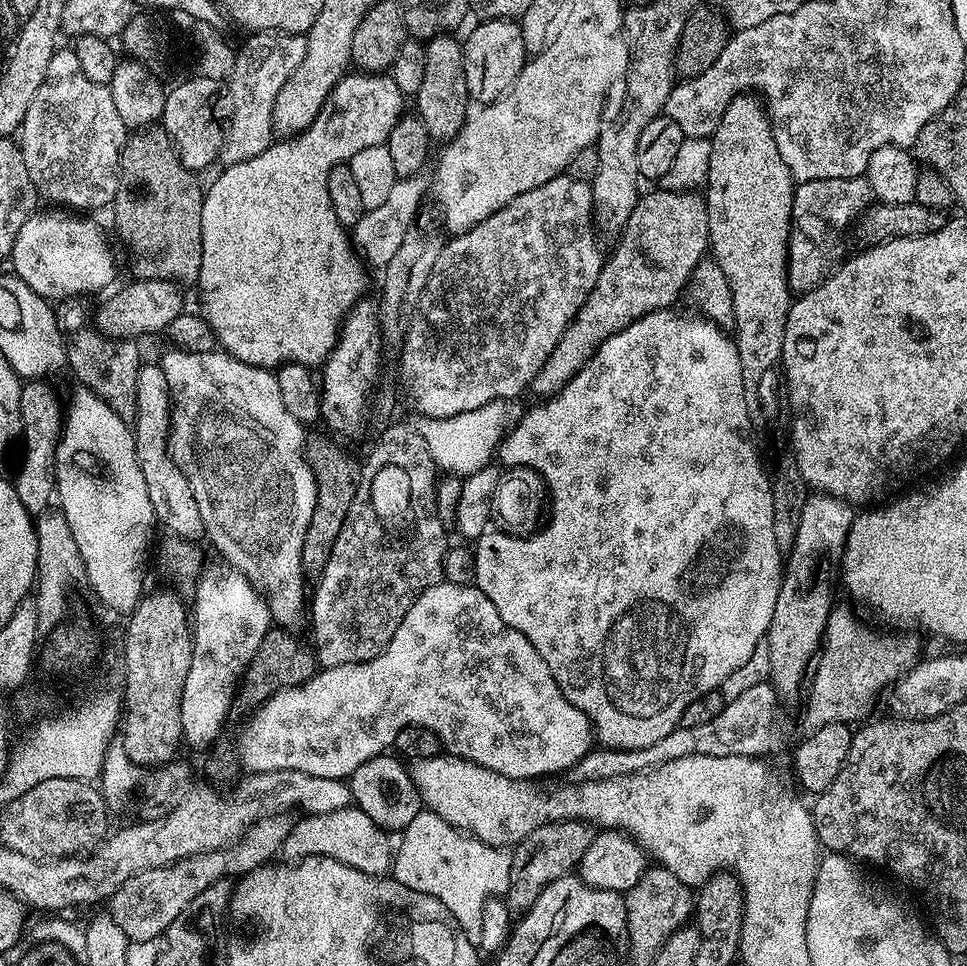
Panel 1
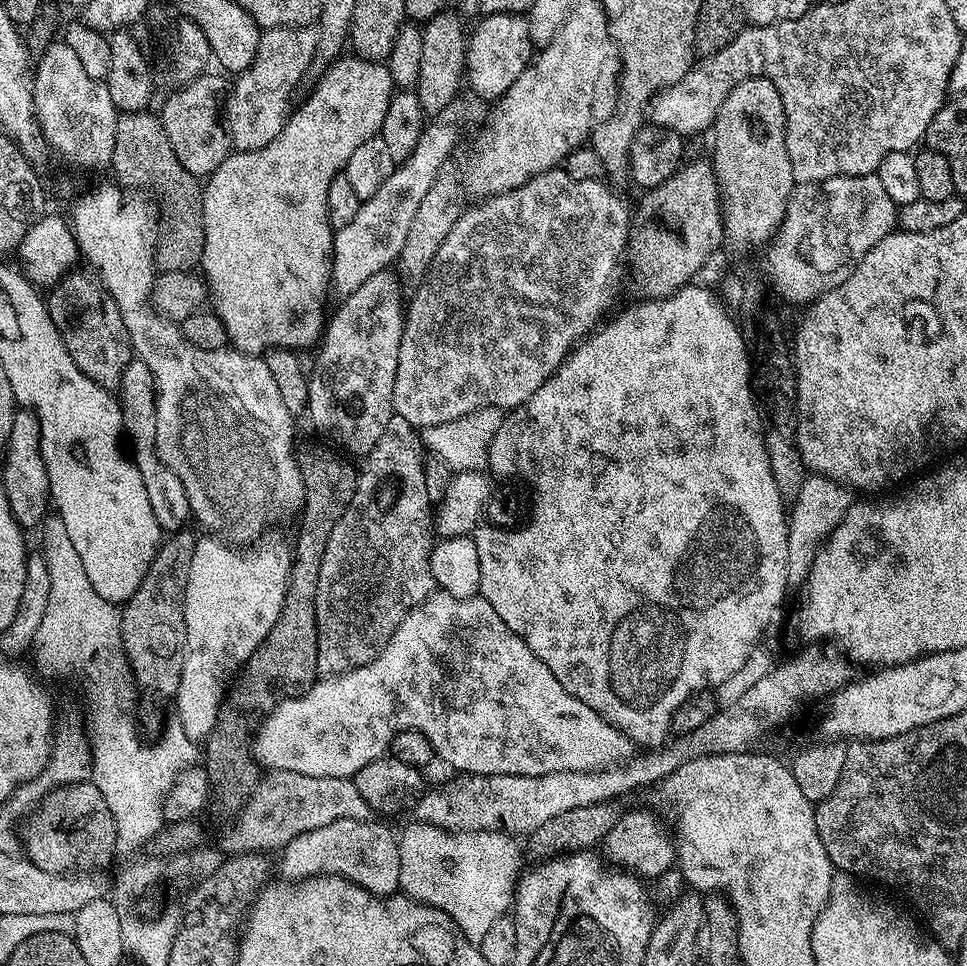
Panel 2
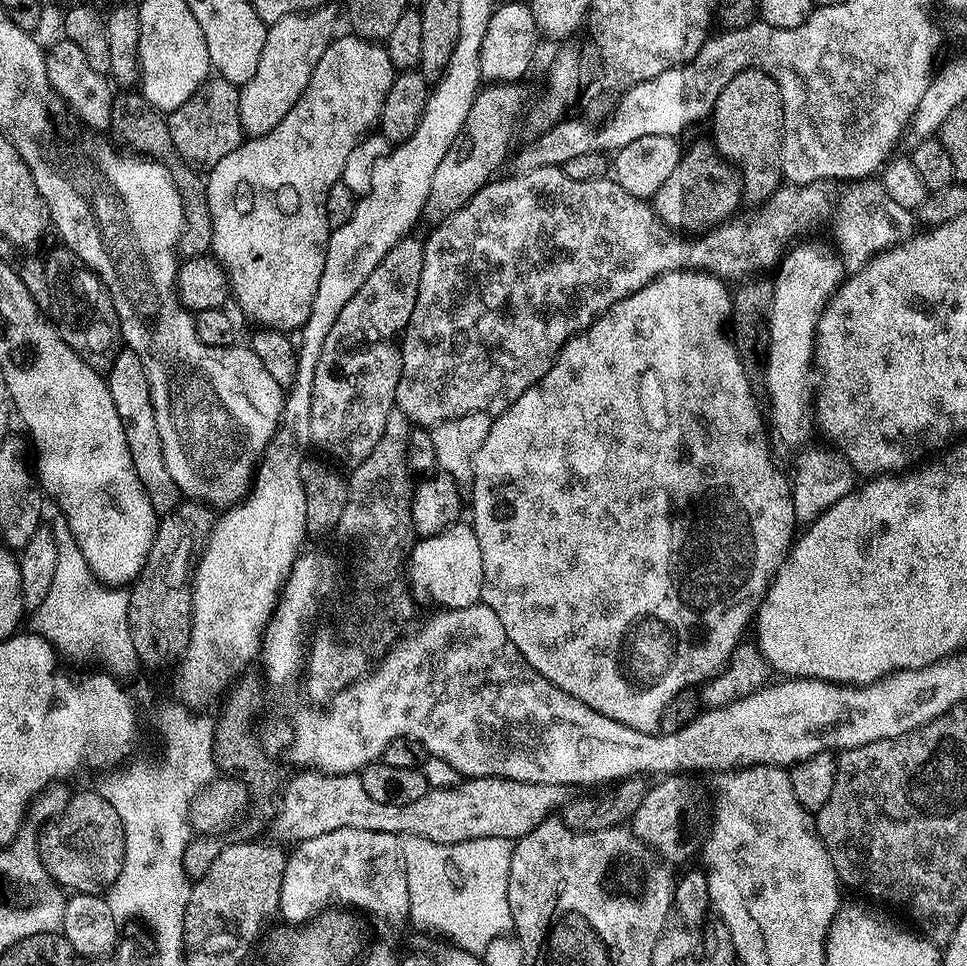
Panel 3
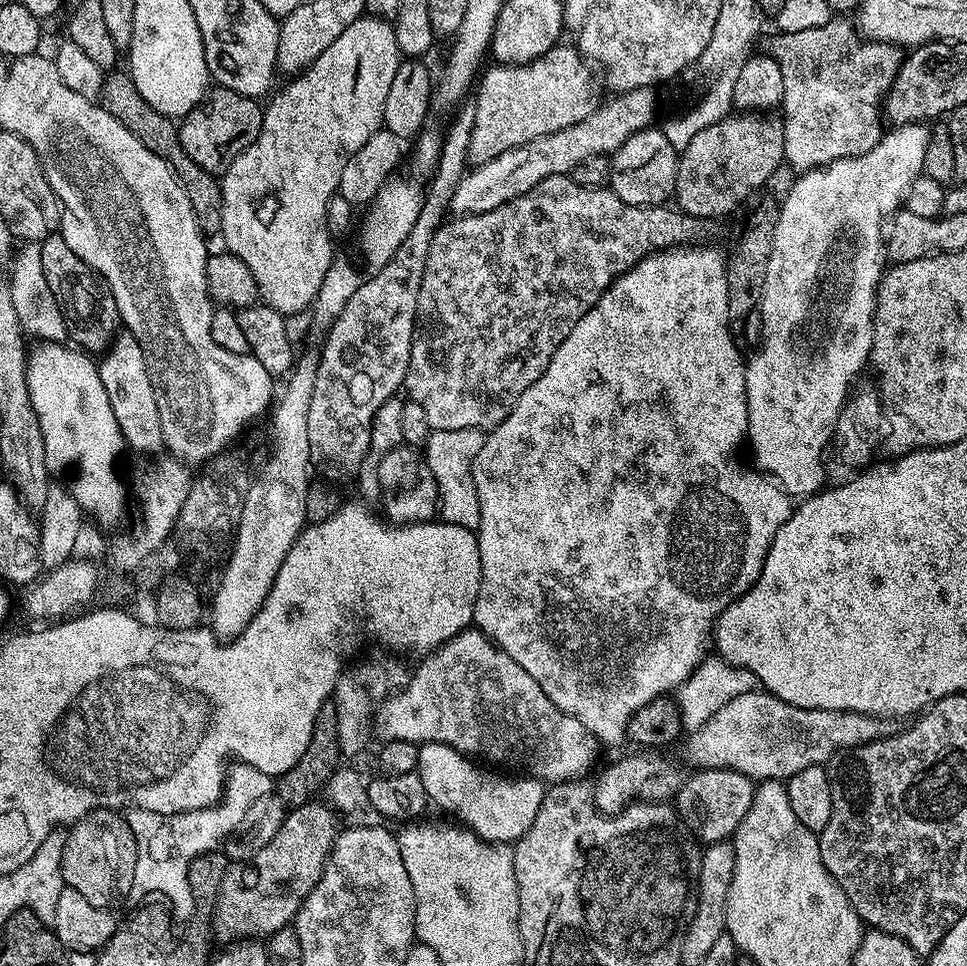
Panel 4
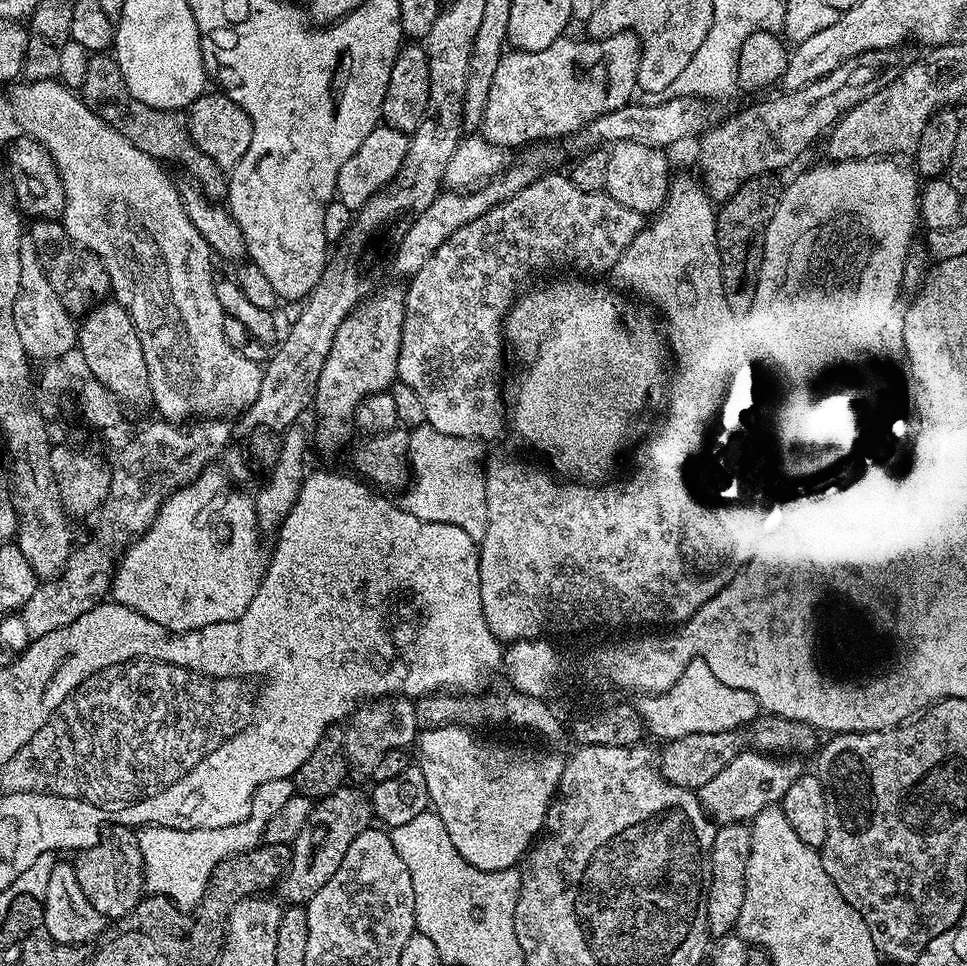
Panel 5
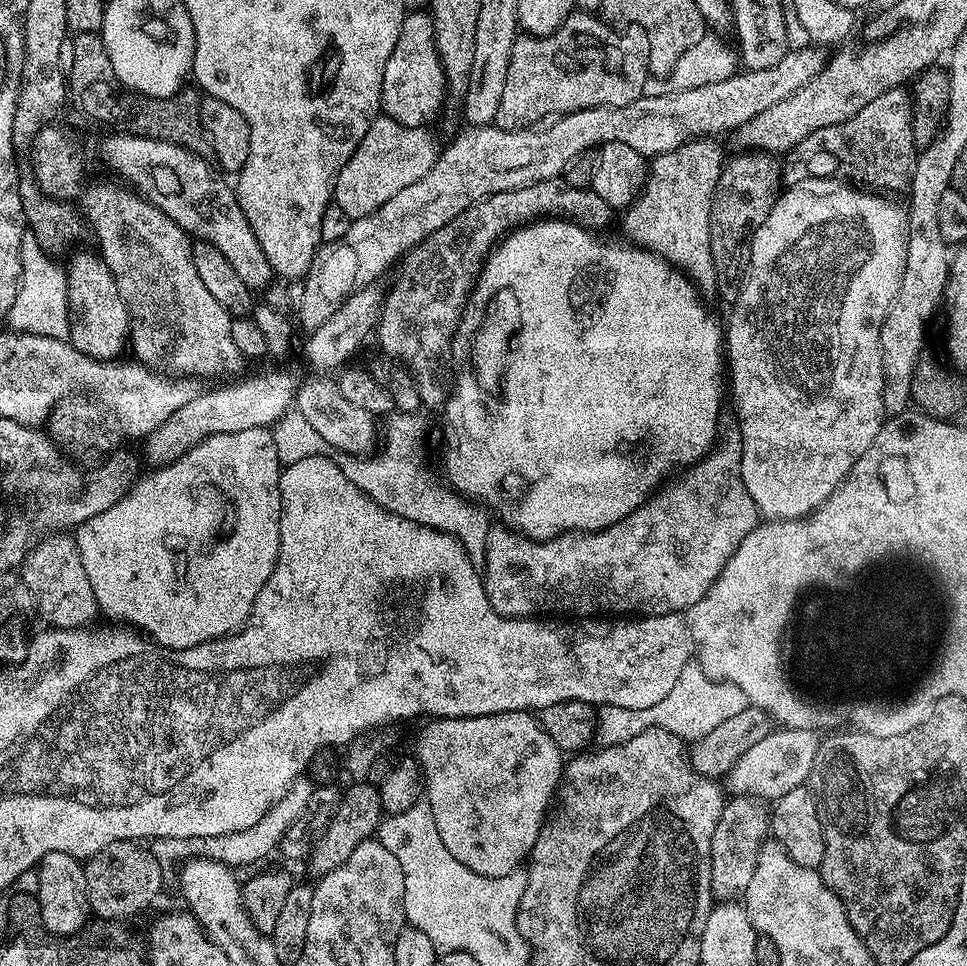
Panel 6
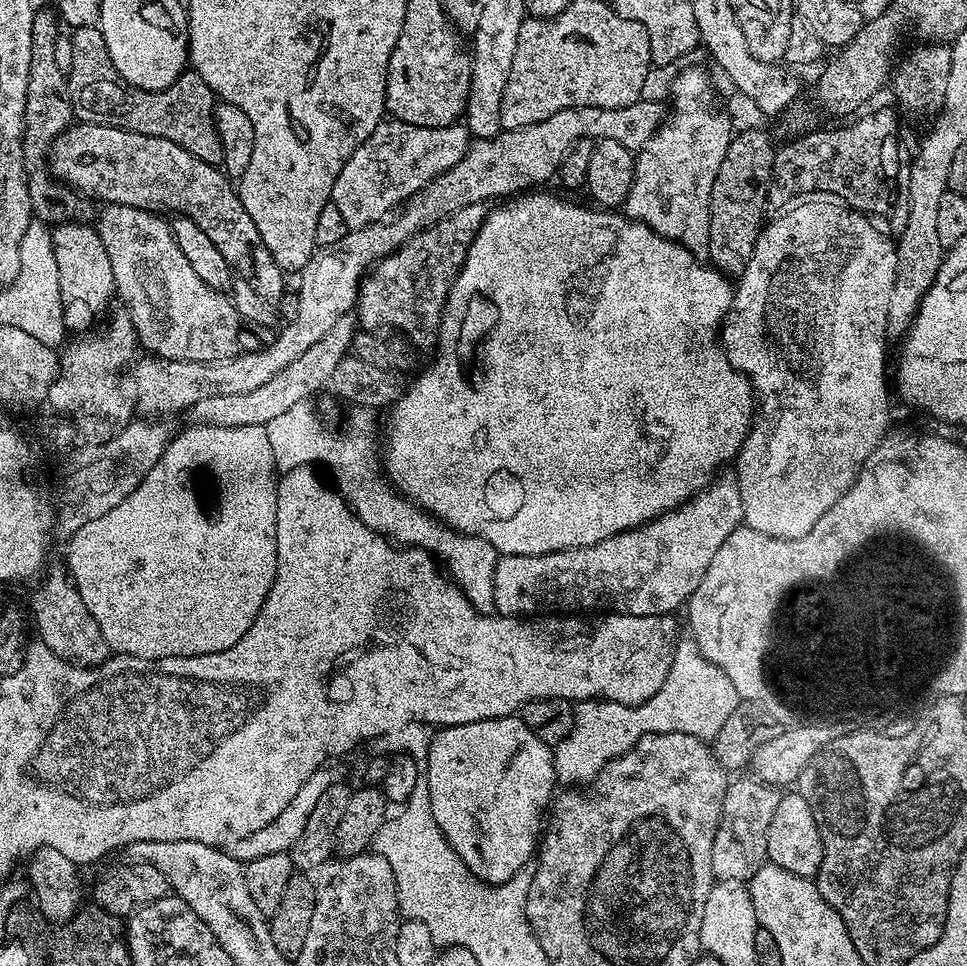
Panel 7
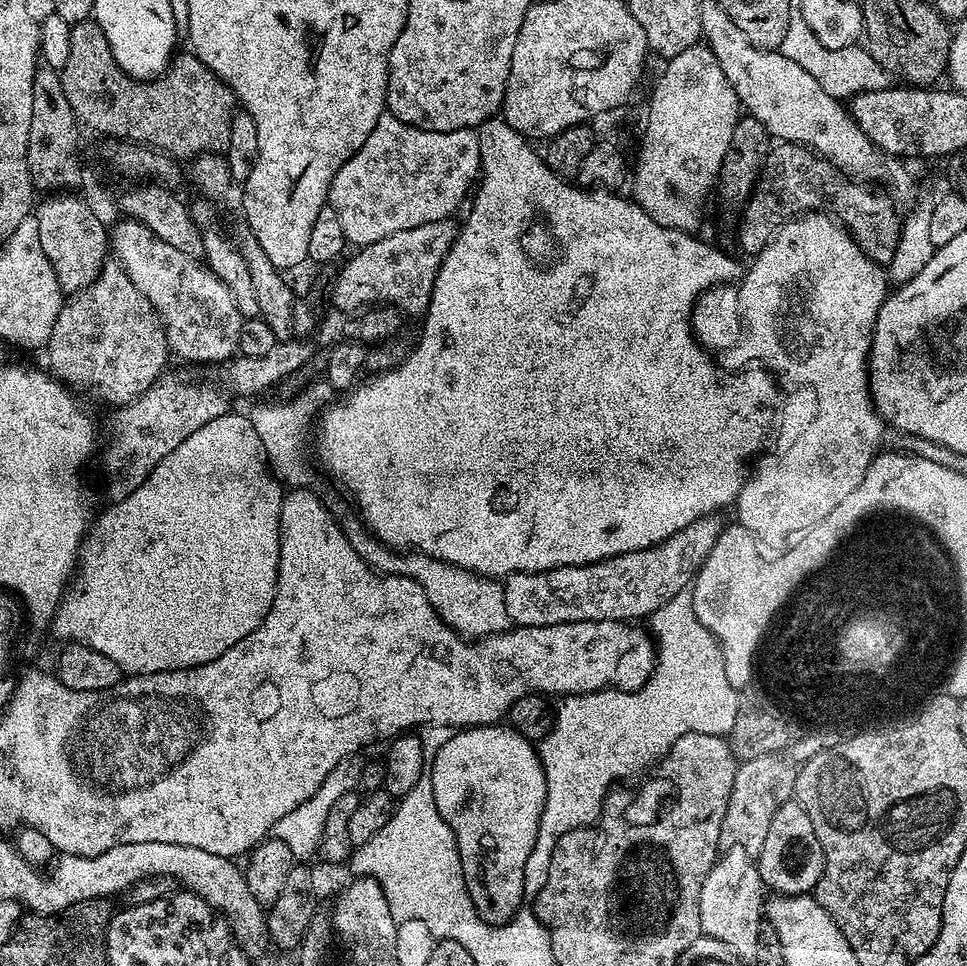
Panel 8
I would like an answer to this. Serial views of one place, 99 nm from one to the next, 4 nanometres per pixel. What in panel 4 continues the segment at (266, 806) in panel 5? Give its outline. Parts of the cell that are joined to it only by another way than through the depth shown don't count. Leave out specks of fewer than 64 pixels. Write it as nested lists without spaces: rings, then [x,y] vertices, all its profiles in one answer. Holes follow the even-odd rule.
[[[236,762],[227,769],[224,794],[219,804],[189,812],[175,812],[169,816],[132,808],[126,819],[136,843],[133,893],[141,892],[148,896],[157,892],[168,899],[167,907],[177,921],[190,919],[196,912],[198,896],[194,884],[187,878],[188,864],[198,855],[217,851],[225,843],[224,835],[232,831],[235,833],[247,821],[252,803],[258,798],[273,795],[273,792],[274,777],[249,764]]]

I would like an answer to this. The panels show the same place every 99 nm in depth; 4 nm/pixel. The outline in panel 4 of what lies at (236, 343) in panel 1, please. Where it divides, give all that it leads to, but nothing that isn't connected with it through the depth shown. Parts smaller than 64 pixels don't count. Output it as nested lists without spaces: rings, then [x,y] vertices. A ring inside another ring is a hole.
[[[371,14],[361,16],[350,26],[346,26],[346,30],[342,30],[342,35],[339,38],[334,38],[334,42],[330,42],[330,46],[326,46],[326,50],[322,50],[322,54],[318,54],[318,58],[310,67],[293,75],[289,79],[292,81],[269,104],[266,104],[262,130],[258,130],[258,138],[254,138],[254,142],[250,146],[246,146],[246,150],[240,152],[238,158],[234,158],[234,162],[222,174],[220,185],[222,222],[219,235],[224,236],[223,247],[227,251],[233,252],[238,258],[242,258],[242,262],[246,262],[246,266],[250,268],[250,274],[254,276],[254,282],[258,284],[260,300],[268,307],[281,312],[286,318],[292,318],[295,312],[307,313],[311,309],[314,298],[322,286],[322,278],[326,278],[326,270],[330,270],[334,259],[334,253],[332,253],[334,237],[328,231],[326,206],[330,202],[330,198],[337,195],[342,170],[346,166],[346,162],[350,162],[356,149],[364,146],[367,139],[382,126],[382,110],[386,106],[386,90],[388,84],[394,82],[394,73],[397,72],[401,59],[398,42],[394,42],[394,30],[391,23],[387,19],[377,18]]]

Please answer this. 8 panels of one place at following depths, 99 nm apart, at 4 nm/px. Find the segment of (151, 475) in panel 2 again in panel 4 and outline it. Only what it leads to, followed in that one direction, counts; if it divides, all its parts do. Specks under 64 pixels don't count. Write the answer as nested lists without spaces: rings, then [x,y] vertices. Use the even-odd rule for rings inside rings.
[[[121,331],[107,352],[99,357],[98,367],[106,398],[110,398],[114,410],[114,422],[118,422],[125,445],[136,452],[159,453],[164,448],[162,418],[158,414],[158,398],[154,398],[154,385],[150,382],[150,370],[146,370],[142,346],[138,346],[128,331]]]

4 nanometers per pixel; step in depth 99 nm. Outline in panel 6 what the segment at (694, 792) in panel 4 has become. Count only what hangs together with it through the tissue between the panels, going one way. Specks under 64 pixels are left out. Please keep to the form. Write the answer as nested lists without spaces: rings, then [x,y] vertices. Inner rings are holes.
[[[777,727],[762,742],[750,746],[726,777],[727,791],[732,796],[755,796],[757,800],[775,802],[795,788],[807,785],[808,775],[814,766],[814,754],[818,754],[821,737],[813,730]]]

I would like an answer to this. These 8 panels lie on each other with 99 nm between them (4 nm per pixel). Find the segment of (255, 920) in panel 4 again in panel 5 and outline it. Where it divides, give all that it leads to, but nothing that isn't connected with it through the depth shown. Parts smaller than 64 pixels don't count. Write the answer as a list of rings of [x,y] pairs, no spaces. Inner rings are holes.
[[[345,786],[319,801],[313,807],[306,826],[302,826],[302,834],[298,834],[298,838],[291,843],[292,861],[278,885],[279,899],[288,906],[307,905],[314,894],[318,894],[318,890],[334,878],[334,870],[342,866],[342,858],[346,858],[350,842],[366,831],[373,820],[372,802],[367,791],[359,792],[356,788]]]

